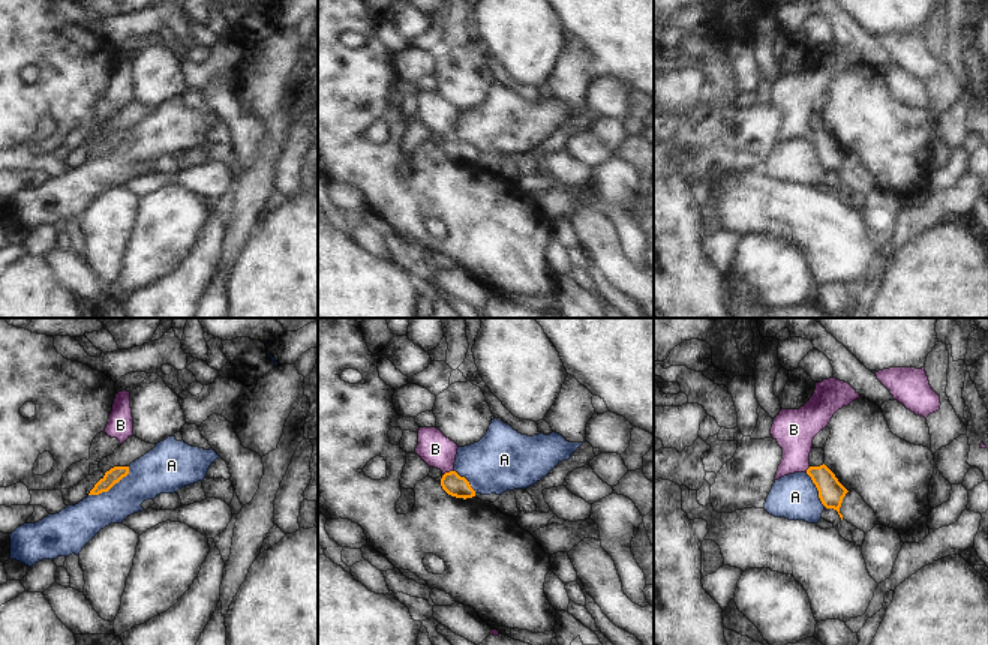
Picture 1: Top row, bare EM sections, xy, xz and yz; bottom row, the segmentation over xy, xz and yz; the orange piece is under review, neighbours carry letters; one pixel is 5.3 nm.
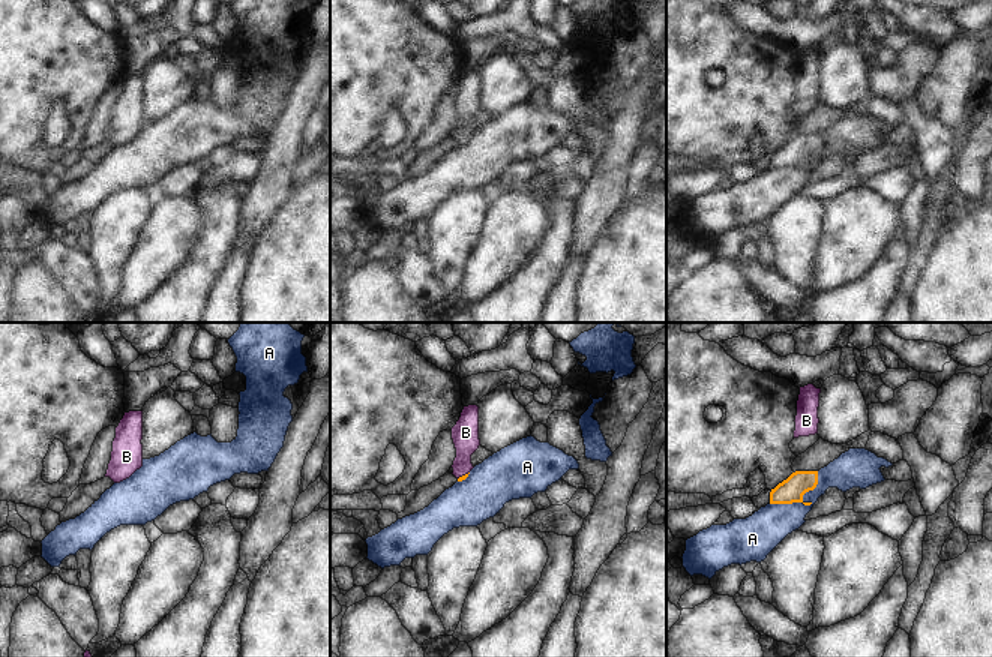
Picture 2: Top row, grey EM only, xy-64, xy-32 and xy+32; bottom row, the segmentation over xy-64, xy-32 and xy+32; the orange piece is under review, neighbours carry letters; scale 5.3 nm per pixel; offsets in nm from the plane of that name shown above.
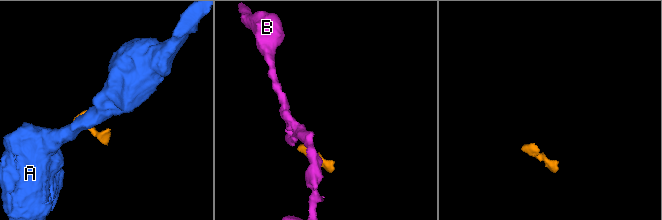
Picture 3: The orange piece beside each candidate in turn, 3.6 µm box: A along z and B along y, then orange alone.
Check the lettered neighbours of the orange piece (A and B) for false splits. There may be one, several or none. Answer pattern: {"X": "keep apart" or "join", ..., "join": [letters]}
{"A": "keep apart", "B": "join", "join": ["B"]}

